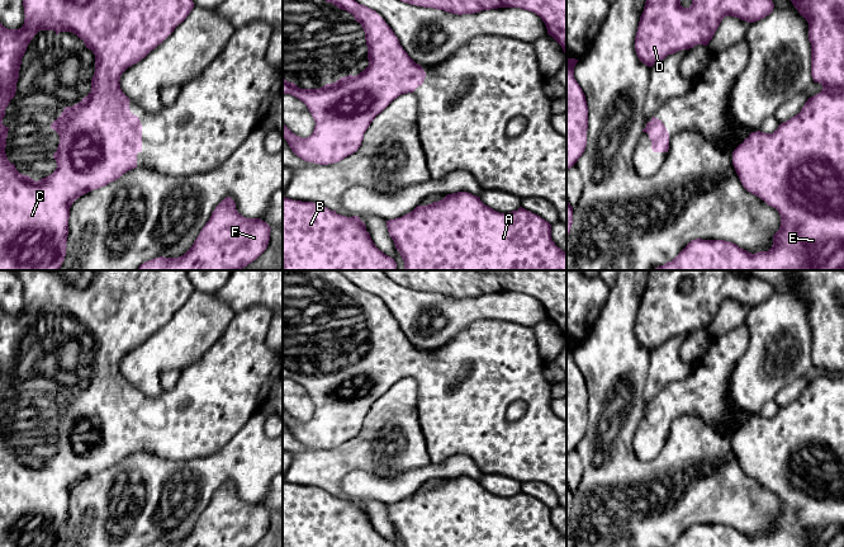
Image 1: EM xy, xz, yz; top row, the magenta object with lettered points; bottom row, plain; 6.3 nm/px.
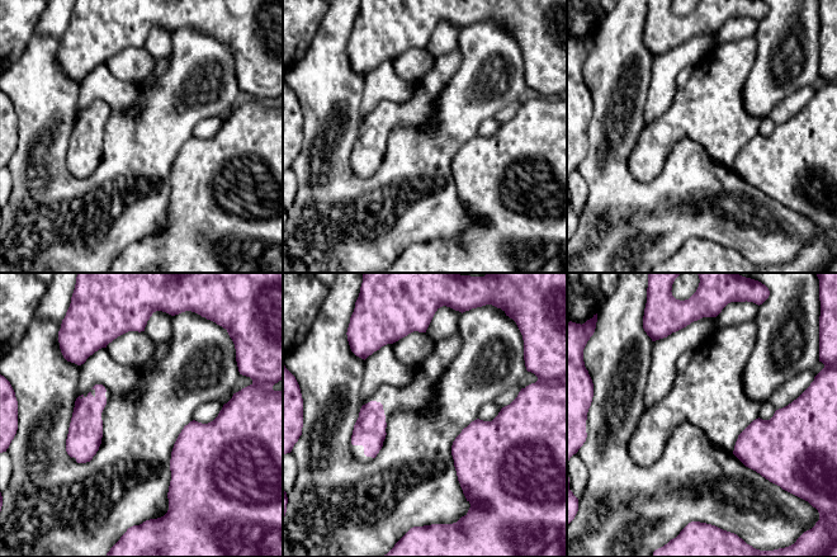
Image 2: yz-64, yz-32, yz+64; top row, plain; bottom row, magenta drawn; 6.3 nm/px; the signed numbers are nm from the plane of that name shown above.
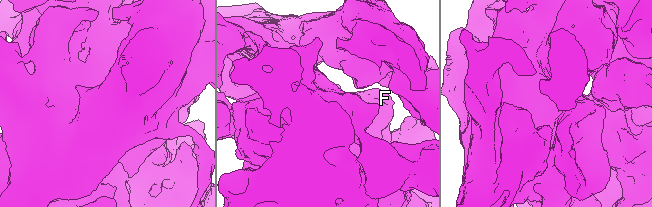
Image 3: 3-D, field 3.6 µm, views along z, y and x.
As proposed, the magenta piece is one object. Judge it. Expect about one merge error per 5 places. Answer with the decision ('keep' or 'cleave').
keep

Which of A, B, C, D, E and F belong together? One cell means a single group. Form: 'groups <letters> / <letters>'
groups A B C D E F

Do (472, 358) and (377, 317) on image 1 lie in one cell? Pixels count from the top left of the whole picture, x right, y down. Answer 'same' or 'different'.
same

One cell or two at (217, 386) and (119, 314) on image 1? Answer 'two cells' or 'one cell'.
one cell

